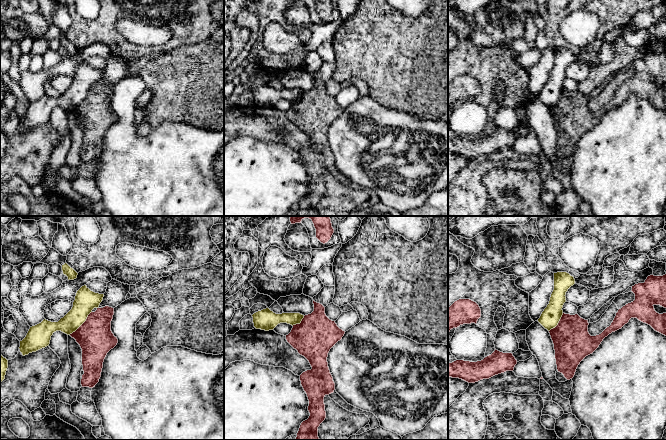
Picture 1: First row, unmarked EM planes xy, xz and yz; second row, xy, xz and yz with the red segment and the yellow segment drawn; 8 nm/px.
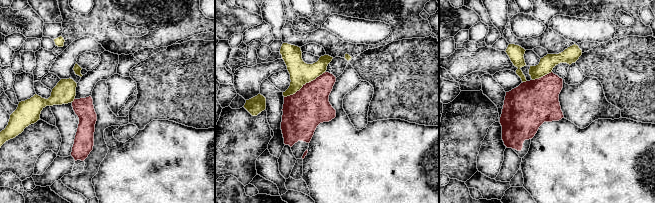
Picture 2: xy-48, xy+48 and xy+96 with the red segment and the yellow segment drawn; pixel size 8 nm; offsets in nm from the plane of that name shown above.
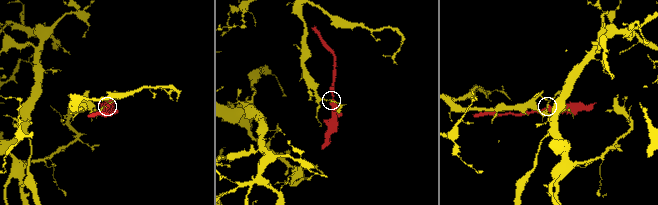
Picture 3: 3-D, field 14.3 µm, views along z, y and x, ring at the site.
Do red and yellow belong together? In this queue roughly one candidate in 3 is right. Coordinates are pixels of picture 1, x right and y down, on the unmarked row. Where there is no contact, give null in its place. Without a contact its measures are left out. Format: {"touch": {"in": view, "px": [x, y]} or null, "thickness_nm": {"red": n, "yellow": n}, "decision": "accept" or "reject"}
{"touch": {"in": "xy", "px": [82, 100]}, "thickness_nm": {"red": 280, "yellow": 180}, "decision": "reject"}

